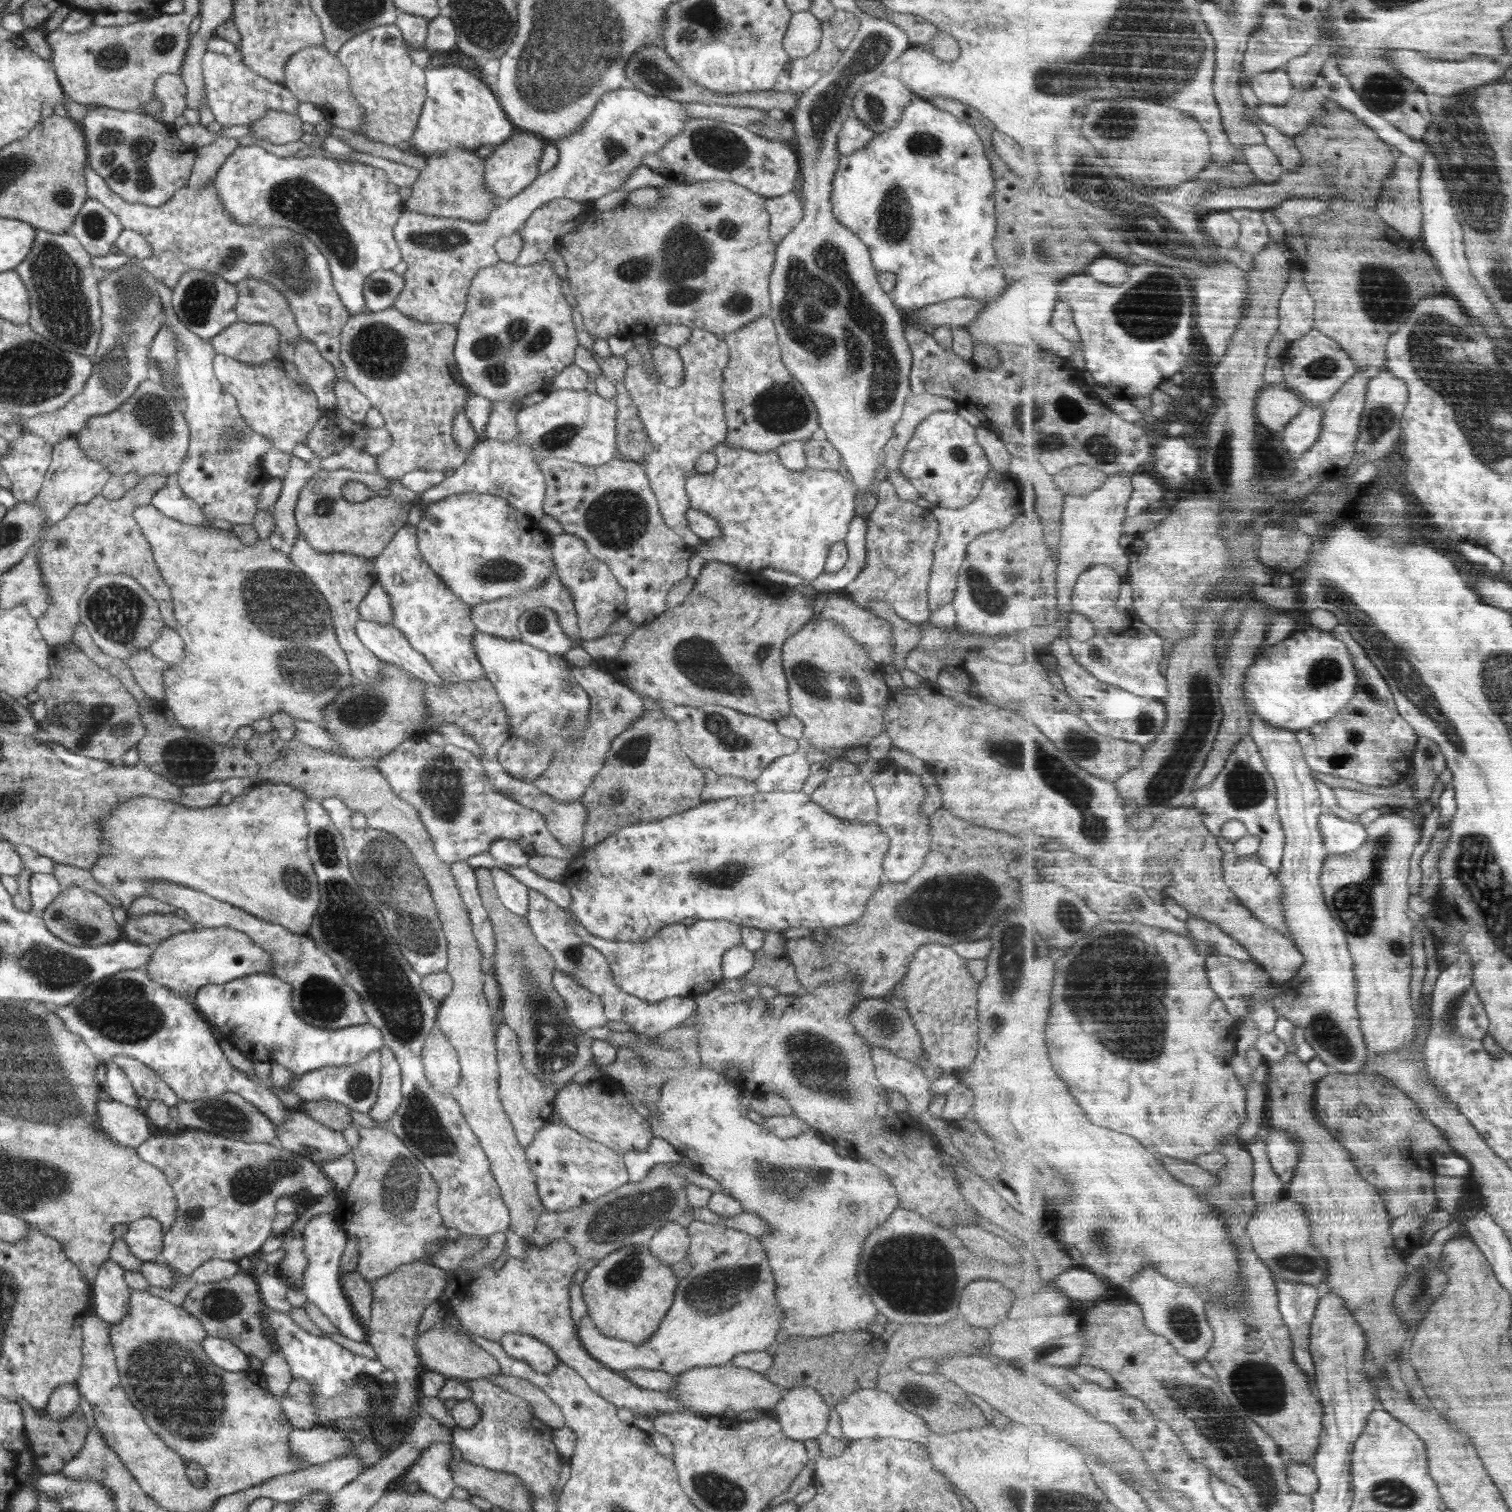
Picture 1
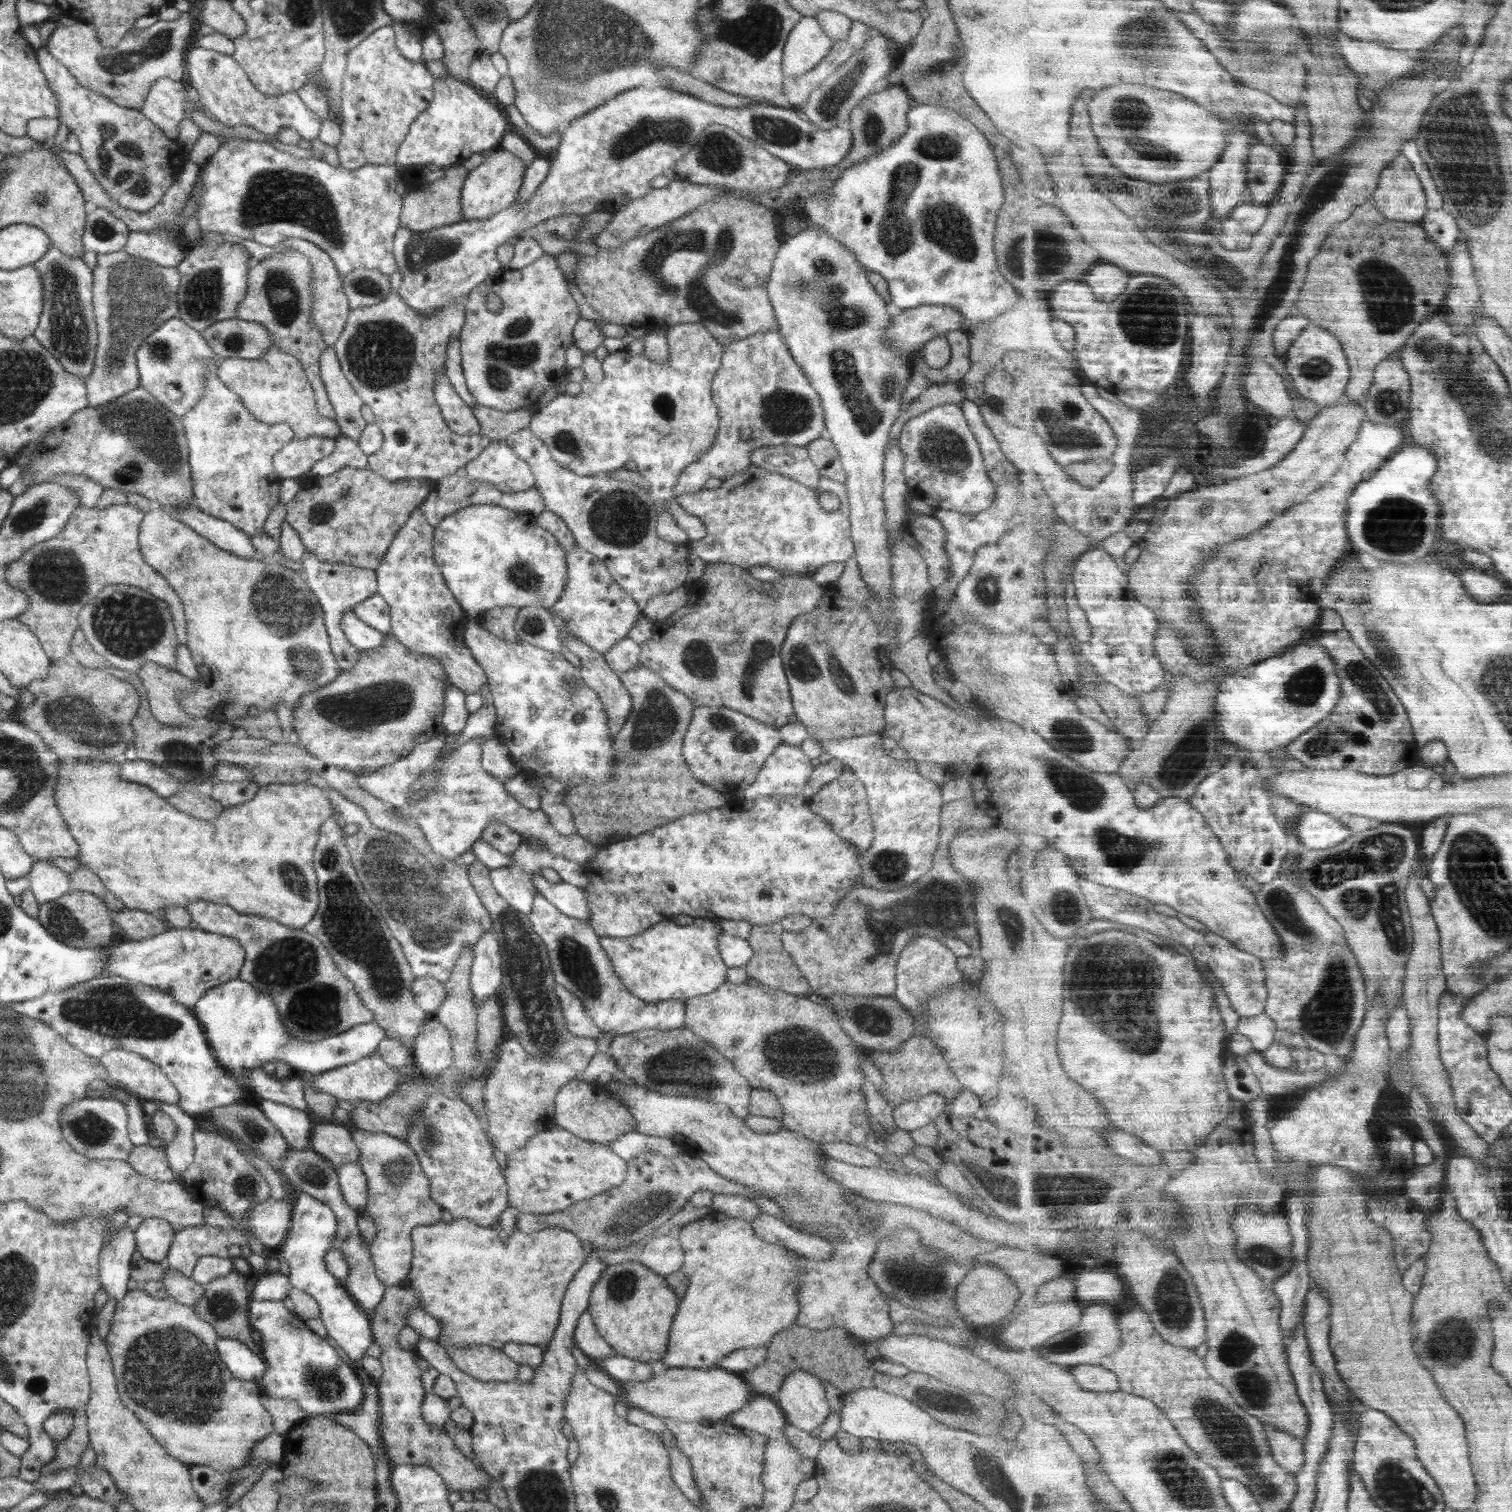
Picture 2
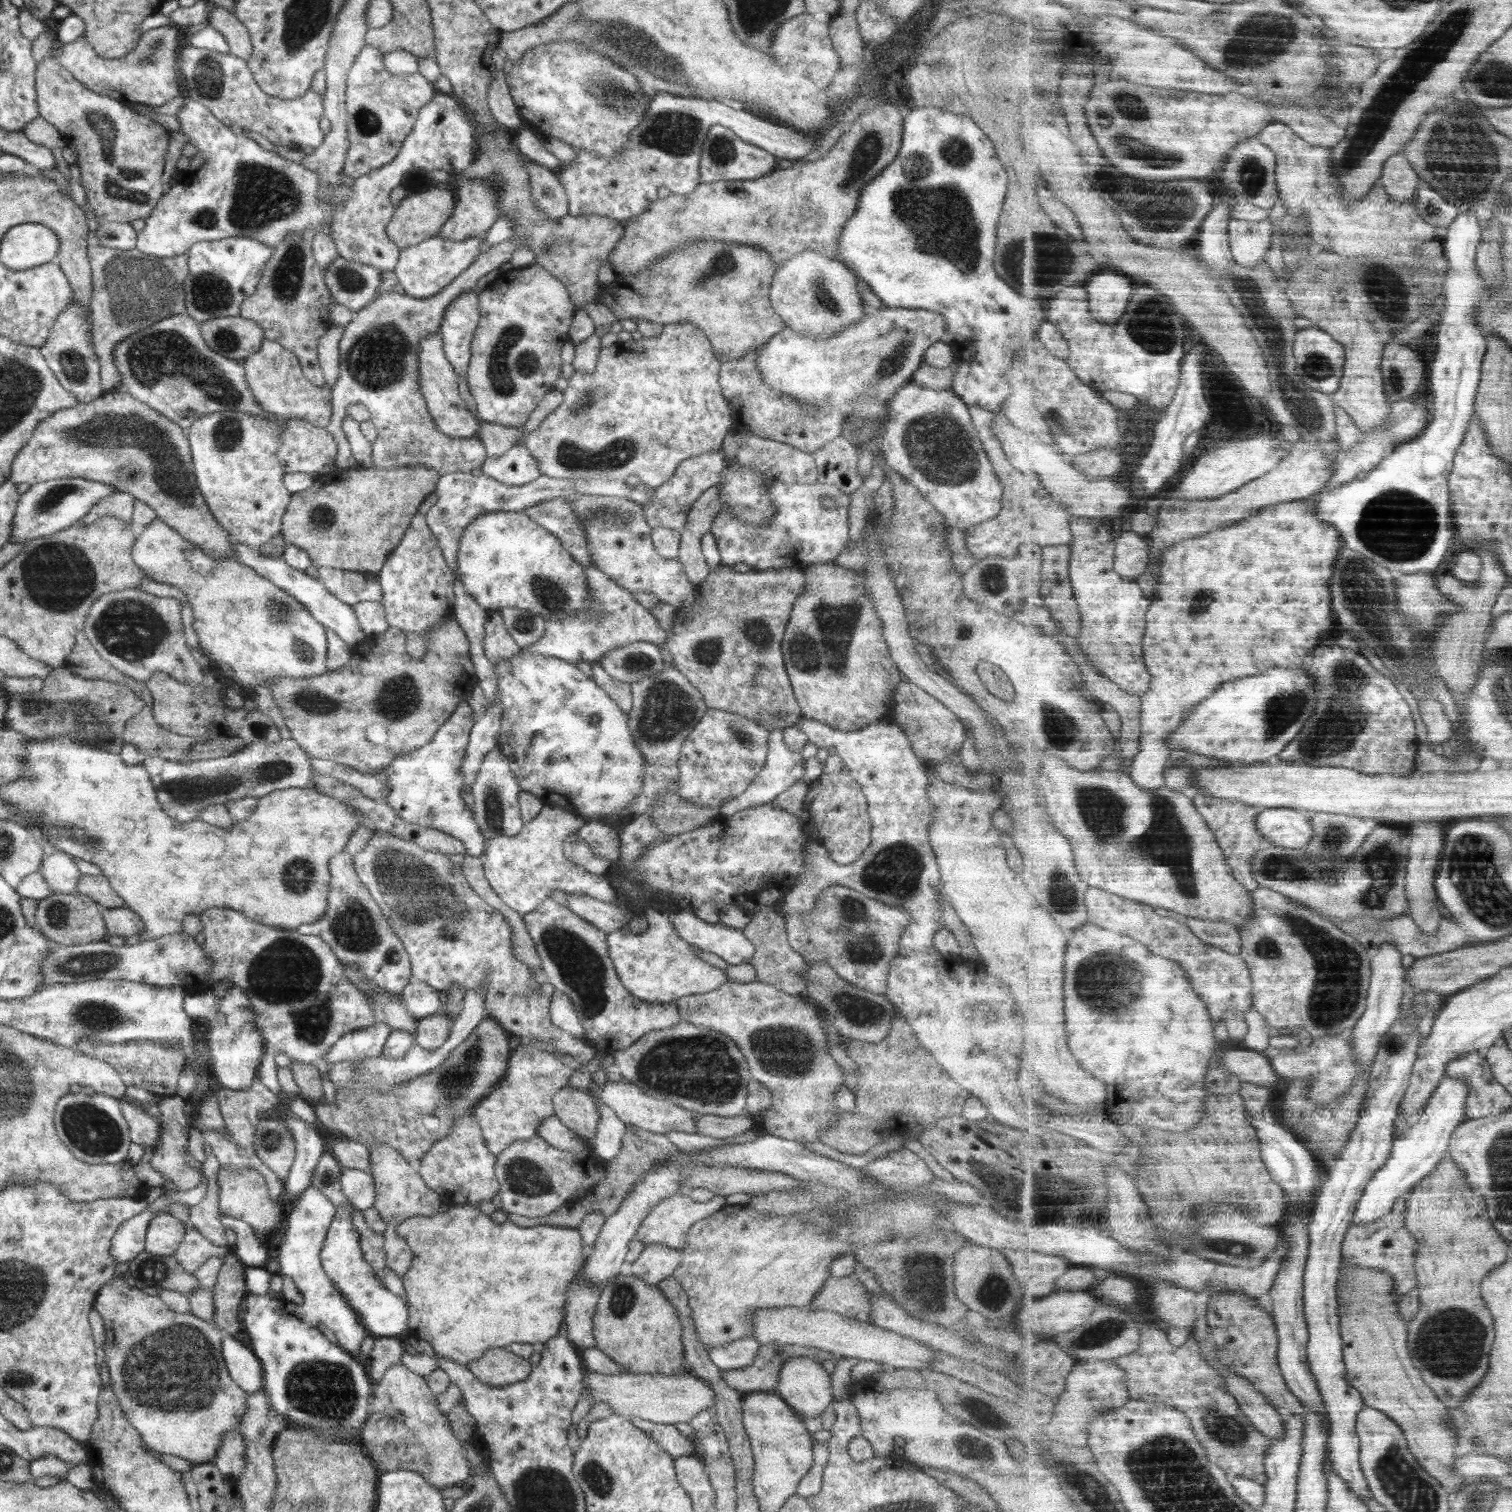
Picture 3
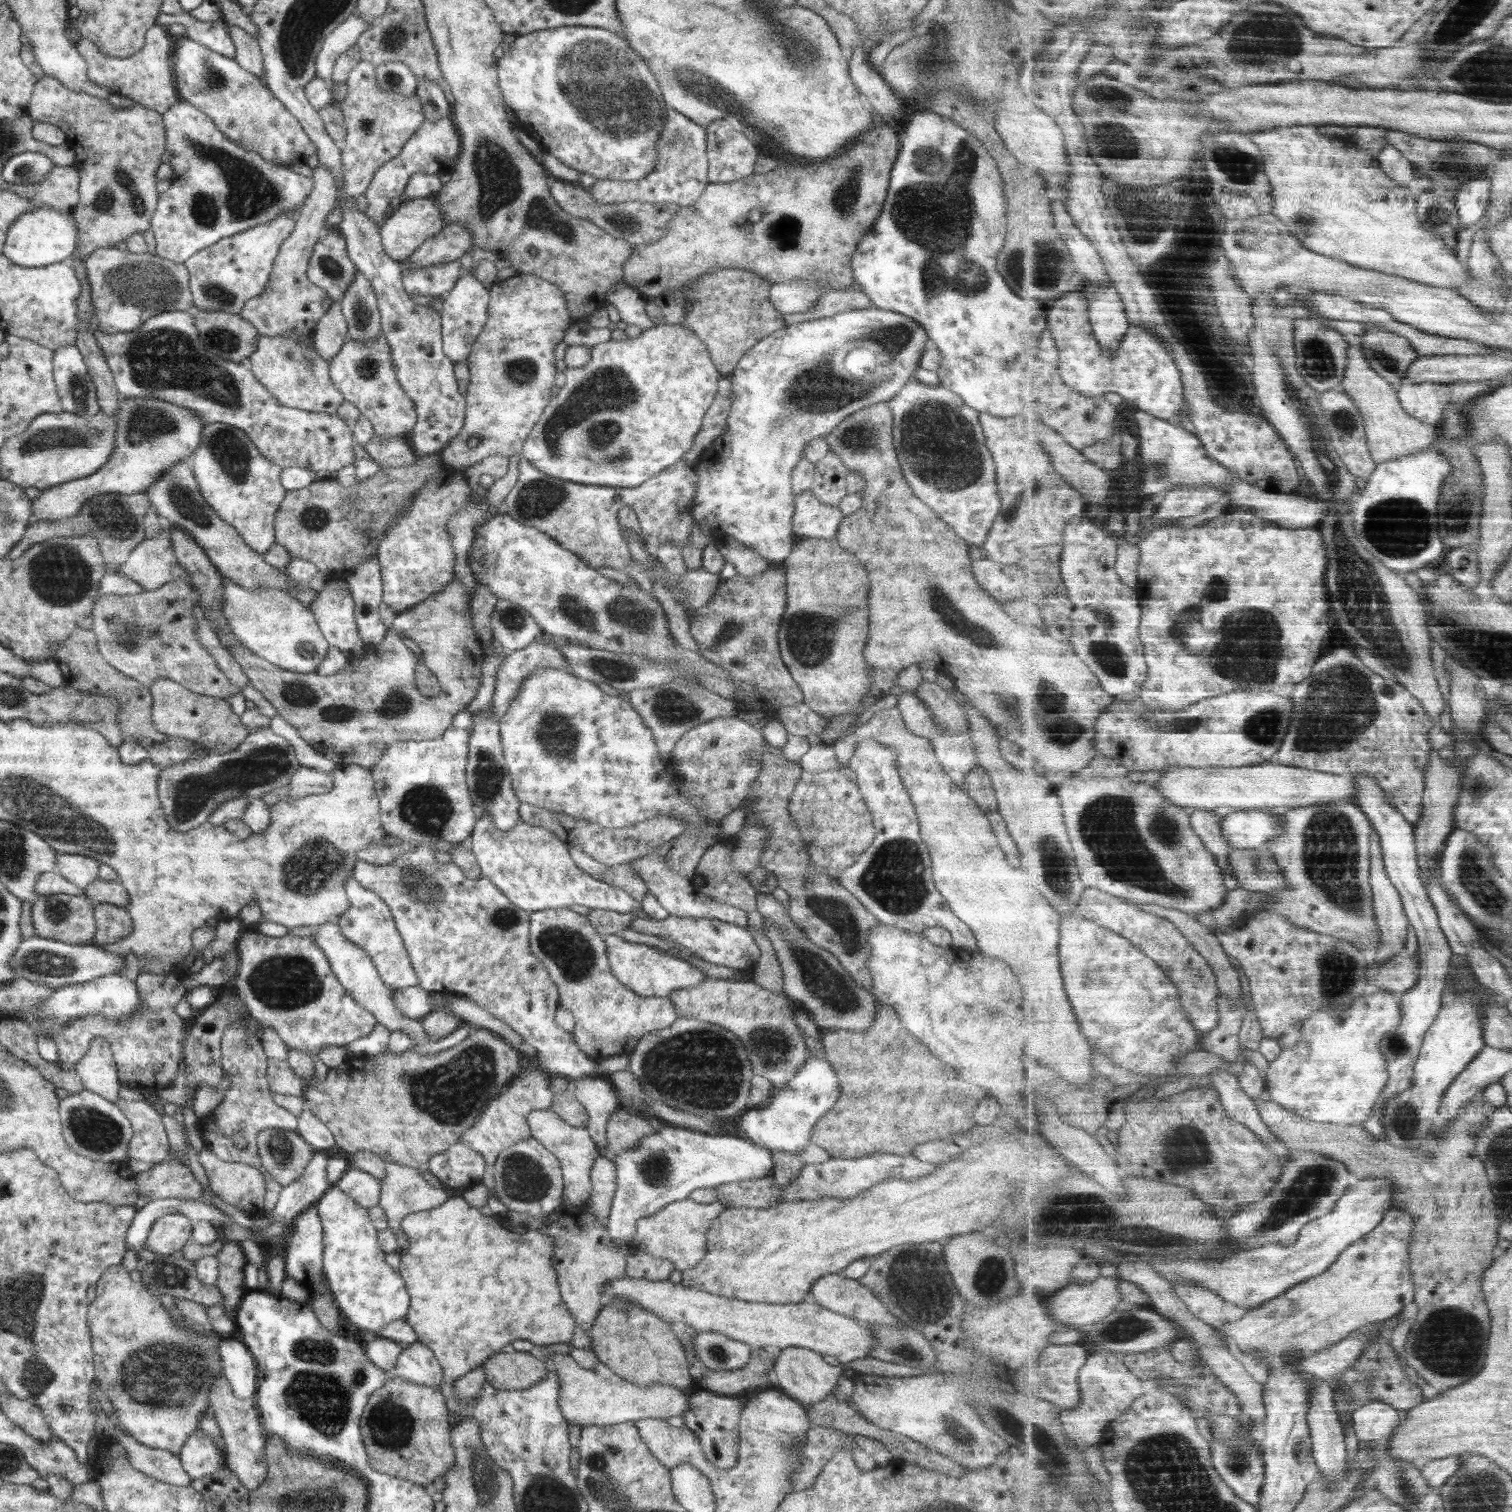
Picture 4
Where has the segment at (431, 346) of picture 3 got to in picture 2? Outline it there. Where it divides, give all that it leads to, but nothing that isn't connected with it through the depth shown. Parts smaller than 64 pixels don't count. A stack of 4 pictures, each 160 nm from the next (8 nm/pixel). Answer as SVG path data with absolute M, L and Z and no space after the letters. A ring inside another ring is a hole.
M438 377L434 383L434 398L441 408L441 415L448 428L460 435L478 435L479 420L472 409L465 404L460 395L451 387L447 377Z

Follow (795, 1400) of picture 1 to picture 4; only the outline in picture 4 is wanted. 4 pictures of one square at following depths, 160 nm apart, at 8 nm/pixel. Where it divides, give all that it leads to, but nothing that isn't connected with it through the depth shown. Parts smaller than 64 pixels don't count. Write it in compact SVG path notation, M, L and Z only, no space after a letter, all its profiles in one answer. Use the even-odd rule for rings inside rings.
M791 1346L783 1348L780 1355L775 1358L772 1378L775 1387L805 1405L820 1402L832 1394L832 1388L836 1386L843 1371L844 1369L839 1366L826 1363L819 1352L804 1347Z

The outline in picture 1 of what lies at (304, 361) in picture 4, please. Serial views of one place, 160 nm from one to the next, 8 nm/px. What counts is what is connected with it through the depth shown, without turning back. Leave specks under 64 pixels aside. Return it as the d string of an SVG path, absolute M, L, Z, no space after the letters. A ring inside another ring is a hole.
M217 354L213 369L219 383L236 399L239 413L247 426L268 437L274 448L292 453L297 444L307 444L321 410L317 396L302 380L293 362L278 357L262 364L249 365Z

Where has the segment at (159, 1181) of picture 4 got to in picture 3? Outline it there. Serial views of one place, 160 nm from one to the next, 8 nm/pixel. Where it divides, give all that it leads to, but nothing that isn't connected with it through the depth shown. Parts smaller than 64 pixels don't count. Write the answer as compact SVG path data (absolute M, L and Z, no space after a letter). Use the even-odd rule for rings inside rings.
M179 1095L172 1097L162 1097L162 1101L159 1103L159 1108L162 1115L158 1117L161 1133L157 1139L157 1144L153 1149L153 1156L149 1163L152 1165L152 1169L164 1174L166 1182L172 1182L176 1189L180 1191L188 1191L197 1187L201 1181L202 1176L200 1172L192 1170L187 1163L185 1157L185 1148L187 1148L188 1133L192 1126L186 1116L185 1106L186 1101Z

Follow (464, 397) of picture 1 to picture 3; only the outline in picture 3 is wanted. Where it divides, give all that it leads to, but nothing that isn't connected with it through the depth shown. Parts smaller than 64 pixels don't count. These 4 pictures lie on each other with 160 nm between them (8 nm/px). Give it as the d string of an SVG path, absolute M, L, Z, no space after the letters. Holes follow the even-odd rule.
M525 159L523 165L530 177L531 199L542 212L542 216L546 216L548 220L558 220L567 216L567 194L558 180L557 173L529 159ZM512 238L500 245L488 247L479 254L469 268L466 268L466 271L460 274L460 277L430 298L419 299L404 293L388 291L378 295L370 304L357 311L357 317L345 326L342 338L340 338L339 377L337 382L331 386L331 409L333 411L330 424L325 426L338 445L334 464L336 470L348 471L357 467L355 459L348 449L349 442L342 428L344 417L347 414L346 410L350 404L361 404L370 412L369 420L373 422L377 430L377 437L372 445L373 466L376 468L393 469L408 465L424 465L438 473L439 476L456 471L470 473L474 468L481 468L487 454L485 446L478 436L463 439L452 438L437 429L436 423L428 412L426 401L419 391L418 350L420 350L420 342L426 335L438 333L446 307L454 300L459 299L460 295L478 290L480 279L491 271L499 271L501 264L509 262L513 253L524 247L524 242L526 239Z

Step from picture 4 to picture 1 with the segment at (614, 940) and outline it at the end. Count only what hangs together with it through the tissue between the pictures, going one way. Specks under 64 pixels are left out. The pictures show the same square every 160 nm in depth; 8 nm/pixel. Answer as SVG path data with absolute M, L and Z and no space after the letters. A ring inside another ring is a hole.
M562 909L569 914L571 925L575 928L575 934L582 939L582 942L591 944L592 947L599 950L606 957L616 986L621 991L645 1000L648 1004L657 1003L670 997L697 997L708 992L711 988L724 981L724 953L733 946L742 945L741 925L728 922L727 920L697 920L692 925L672 923L662 927L652 938L643 941L606 940L590 934L570 909Z

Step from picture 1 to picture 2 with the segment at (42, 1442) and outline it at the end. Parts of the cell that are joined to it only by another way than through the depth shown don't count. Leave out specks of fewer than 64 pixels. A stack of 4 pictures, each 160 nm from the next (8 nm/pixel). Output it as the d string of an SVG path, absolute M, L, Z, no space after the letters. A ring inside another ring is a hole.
M84 1408L75 1413L75 1421L70 1434L64 1440L54 1442L54 1458L41 1468L42 1474L56 1474L65 1468L72 1468L79 1464L79 1460L89 1443L86 1415Z

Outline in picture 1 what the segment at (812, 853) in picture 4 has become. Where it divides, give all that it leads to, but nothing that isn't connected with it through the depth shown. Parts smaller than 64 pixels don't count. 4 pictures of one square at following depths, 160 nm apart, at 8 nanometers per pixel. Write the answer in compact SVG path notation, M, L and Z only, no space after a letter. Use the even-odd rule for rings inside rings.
M860 772L825 780L811 794L811 799L832 816L850 823L874 823L877 819L874 789Z

